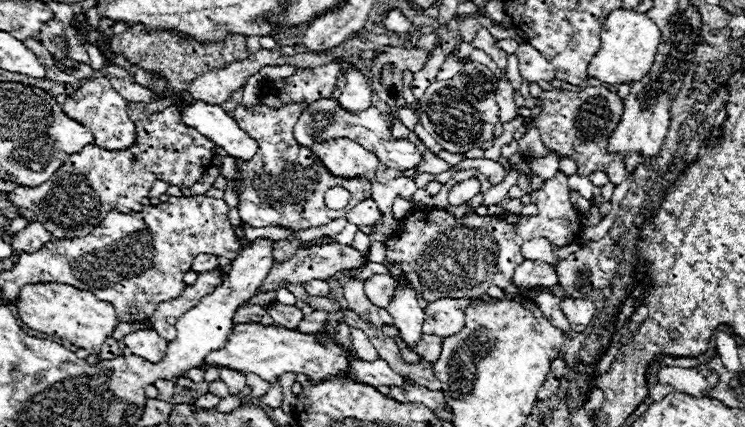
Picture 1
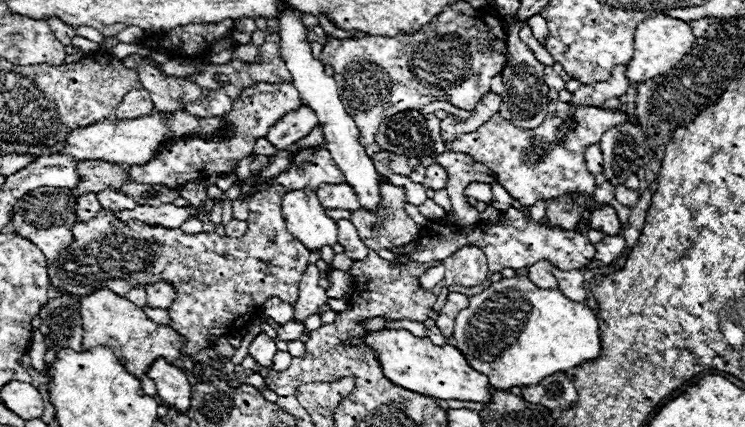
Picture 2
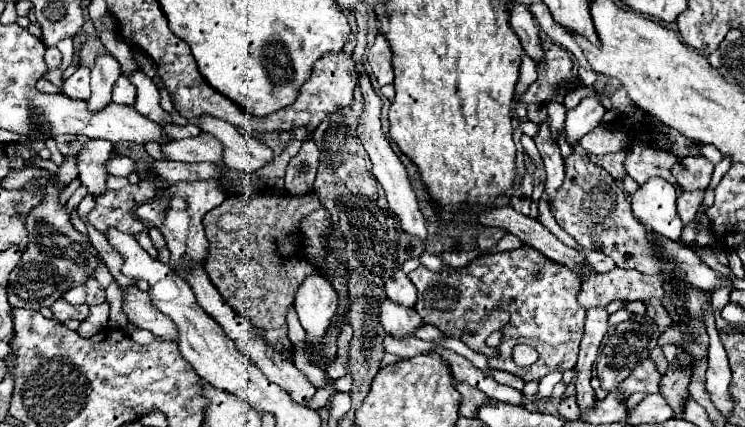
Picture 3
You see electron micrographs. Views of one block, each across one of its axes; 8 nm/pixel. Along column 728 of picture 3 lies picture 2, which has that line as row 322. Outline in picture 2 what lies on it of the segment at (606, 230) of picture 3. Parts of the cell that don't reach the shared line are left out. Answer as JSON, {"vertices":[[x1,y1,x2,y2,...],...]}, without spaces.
{"vertices":[[268,298,262,306,262,312,278,324,286,324,294,318,294,306,280,300,280,298]]}

